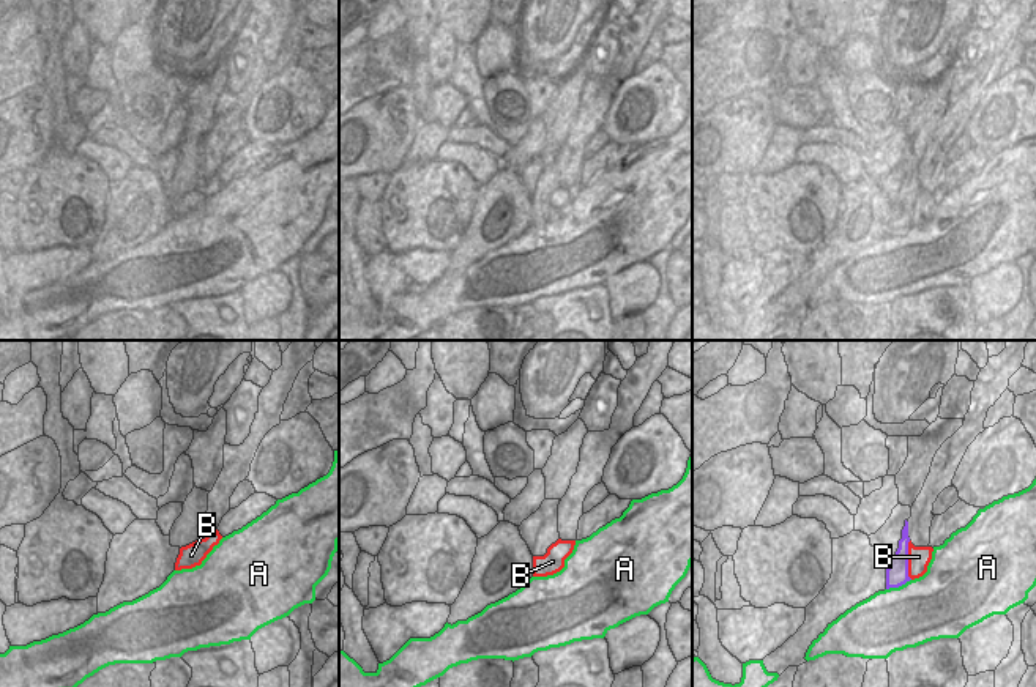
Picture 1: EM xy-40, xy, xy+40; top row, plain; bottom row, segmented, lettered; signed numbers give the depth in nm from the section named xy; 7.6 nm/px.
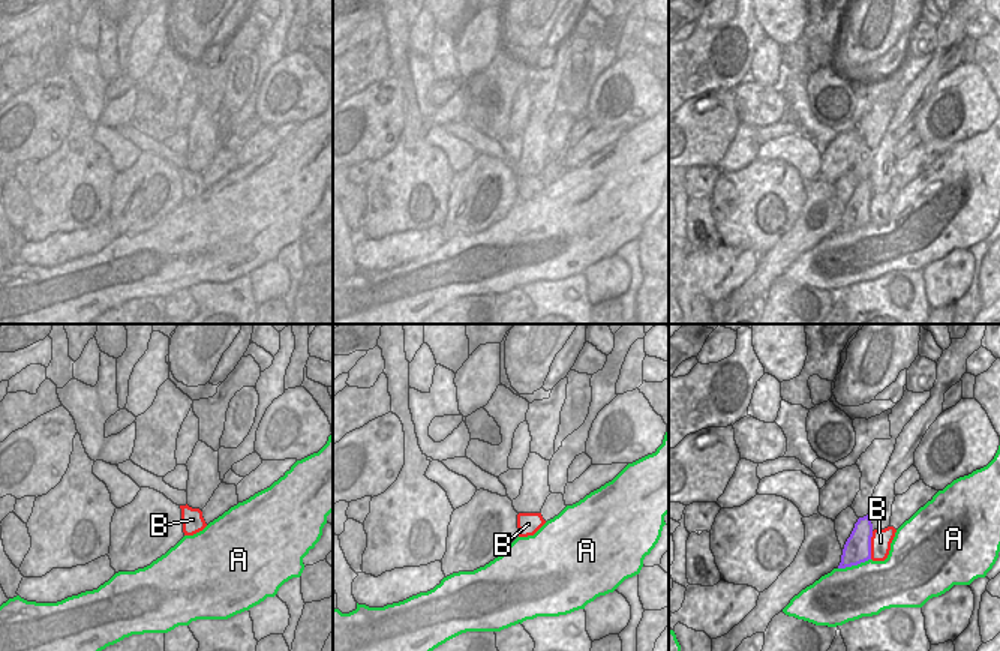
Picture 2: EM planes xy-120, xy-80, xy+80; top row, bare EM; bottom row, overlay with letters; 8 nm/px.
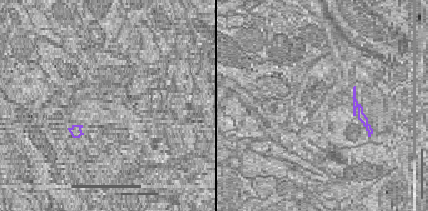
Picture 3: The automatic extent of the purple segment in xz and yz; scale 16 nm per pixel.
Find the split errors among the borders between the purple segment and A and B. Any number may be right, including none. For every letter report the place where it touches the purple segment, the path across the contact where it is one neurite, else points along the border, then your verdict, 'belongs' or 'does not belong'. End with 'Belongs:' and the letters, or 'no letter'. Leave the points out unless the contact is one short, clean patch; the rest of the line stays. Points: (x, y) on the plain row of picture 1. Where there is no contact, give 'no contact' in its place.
A: contact xy+40 (898, 233); does not belong
B: contact xy+40 (907, 207); does not belong
Belongs: no letter

